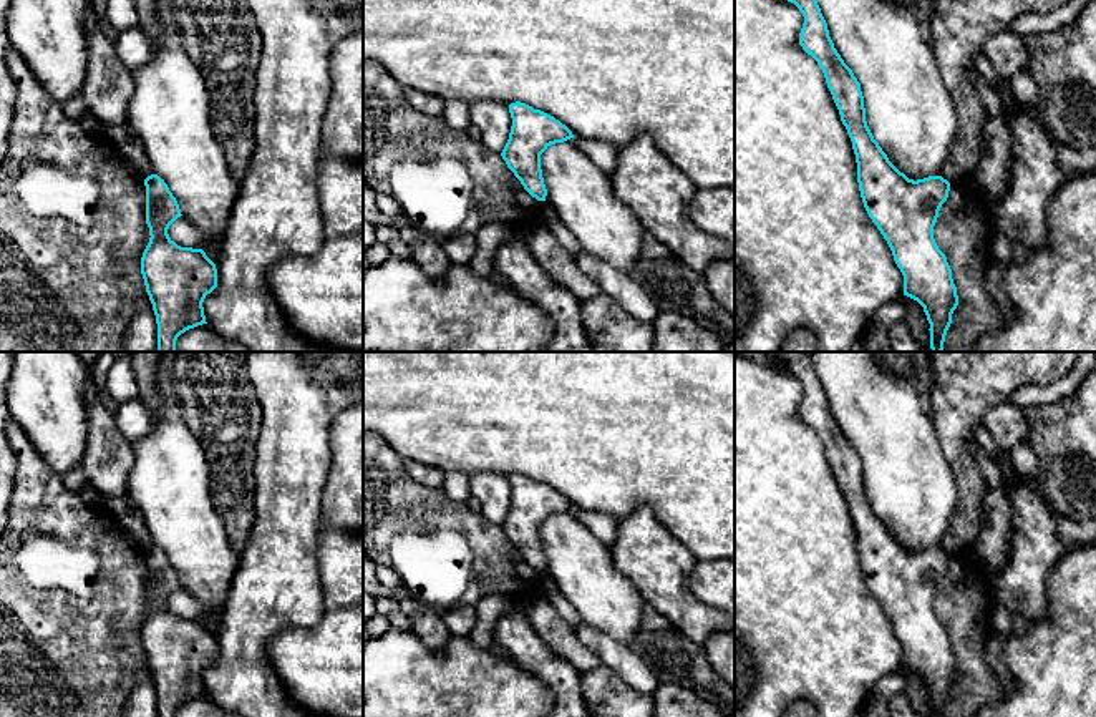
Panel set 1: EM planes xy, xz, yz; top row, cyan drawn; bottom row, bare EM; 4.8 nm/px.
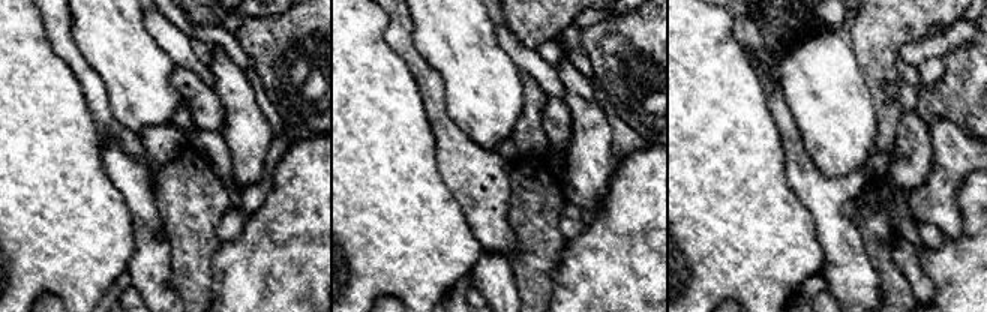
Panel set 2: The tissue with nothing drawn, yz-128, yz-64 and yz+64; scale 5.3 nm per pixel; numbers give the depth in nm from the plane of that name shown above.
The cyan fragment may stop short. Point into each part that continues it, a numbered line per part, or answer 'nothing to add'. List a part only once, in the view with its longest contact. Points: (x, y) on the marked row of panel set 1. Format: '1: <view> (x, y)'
nothing to add

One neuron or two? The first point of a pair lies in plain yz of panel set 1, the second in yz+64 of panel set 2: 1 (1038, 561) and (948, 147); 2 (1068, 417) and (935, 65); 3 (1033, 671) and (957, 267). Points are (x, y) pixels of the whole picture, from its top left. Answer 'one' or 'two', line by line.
1: one
2: two
3: one

